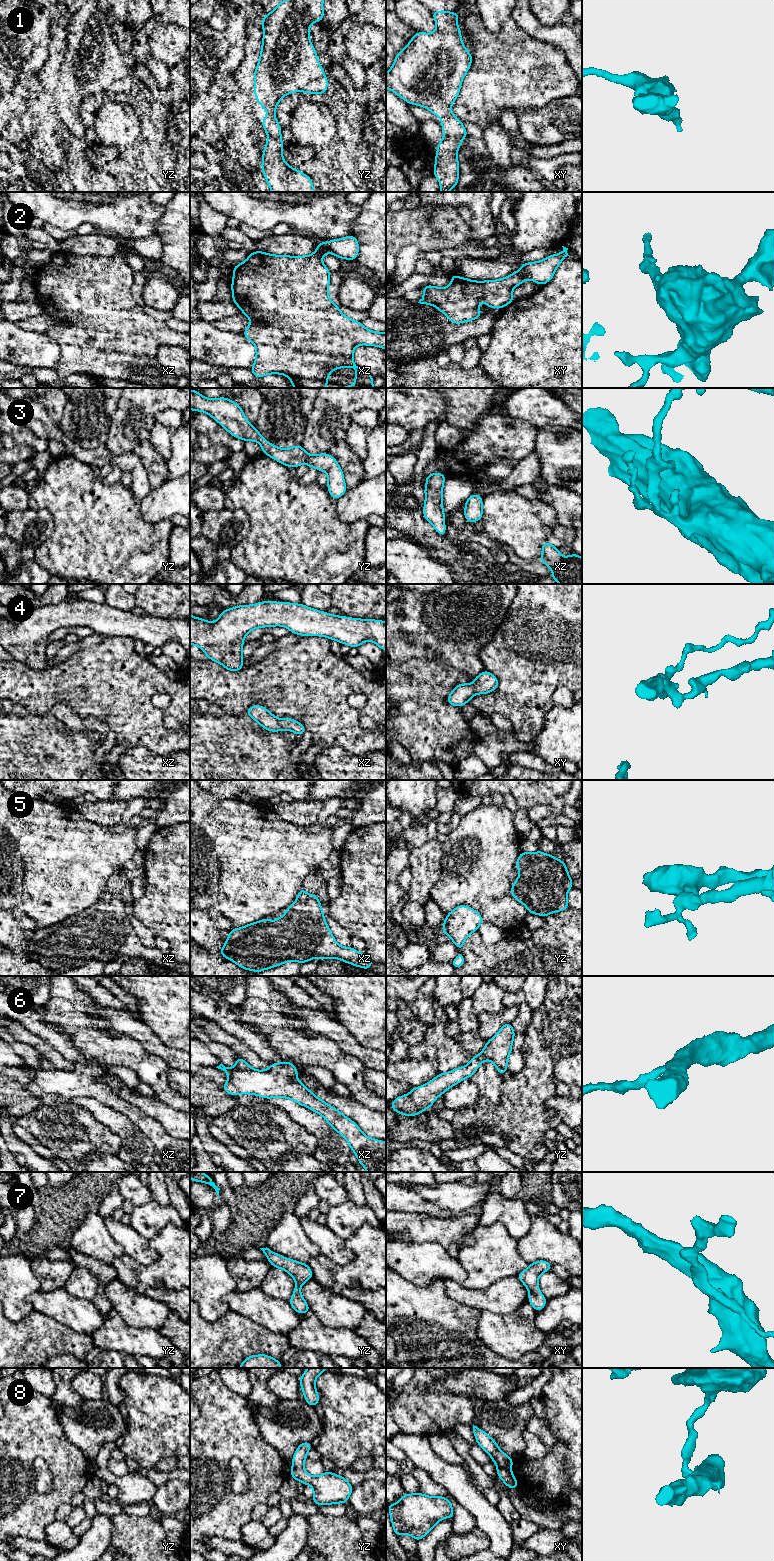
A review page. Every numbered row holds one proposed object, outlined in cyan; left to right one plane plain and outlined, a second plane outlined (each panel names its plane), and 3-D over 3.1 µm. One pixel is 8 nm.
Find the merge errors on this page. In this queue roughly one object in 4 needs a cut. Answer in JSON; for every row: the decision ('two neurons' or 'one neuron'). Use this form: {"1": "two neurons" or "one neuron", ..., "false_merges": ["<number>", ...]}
{"1": "one neuron", "2": "two neurons", "3": "one neuron", "4": "one neuron", "5": "one neuron", "6": "one neuron", "7": "one neuron", "8": "two neurons", "false_merges": ["2", "8"]}

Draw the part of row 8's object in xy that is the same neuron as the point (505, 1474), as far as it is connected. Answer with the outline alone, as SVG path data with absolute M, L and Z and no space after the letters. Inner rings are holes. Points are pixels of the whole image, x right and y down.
M497 1468L497 1476L506 1484L509 1489L518 1488L518 1482L510 1469Z

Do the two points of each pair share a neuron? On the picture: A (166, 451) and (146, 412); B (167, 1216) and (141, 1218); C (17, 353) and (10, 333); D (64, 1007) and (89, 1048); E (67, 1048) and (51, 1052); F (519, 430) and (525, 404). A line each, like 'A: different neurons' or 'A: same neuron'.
A: different neurons
B: same neuron
C: same neuron
D: same neuron
E: different neurons
F: different neurons

